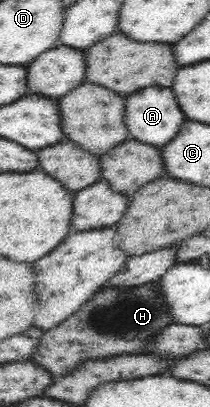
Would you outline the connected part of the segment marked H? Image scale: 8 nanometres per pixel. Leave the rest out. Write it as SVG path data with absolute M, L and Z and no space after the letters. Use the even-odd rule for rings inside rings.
M158 280L145 282L139 286L105 286L97 291L75 314L60 322L55 328L45 331L40 338L38 350L31 360L48 370L55 378L64 377L87 361L108 359L119 355L147 354L146 344L162 333L162 330L169 327L171 323L176 322L172 322L172 316L160 292Z

